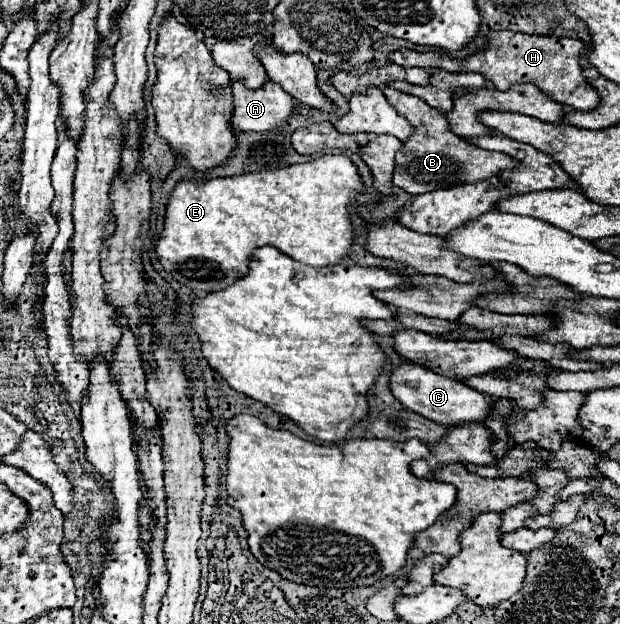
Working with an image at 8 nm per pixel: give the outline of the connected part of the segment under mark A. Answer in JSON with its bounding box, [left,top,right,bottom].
[230,79,296,131]

